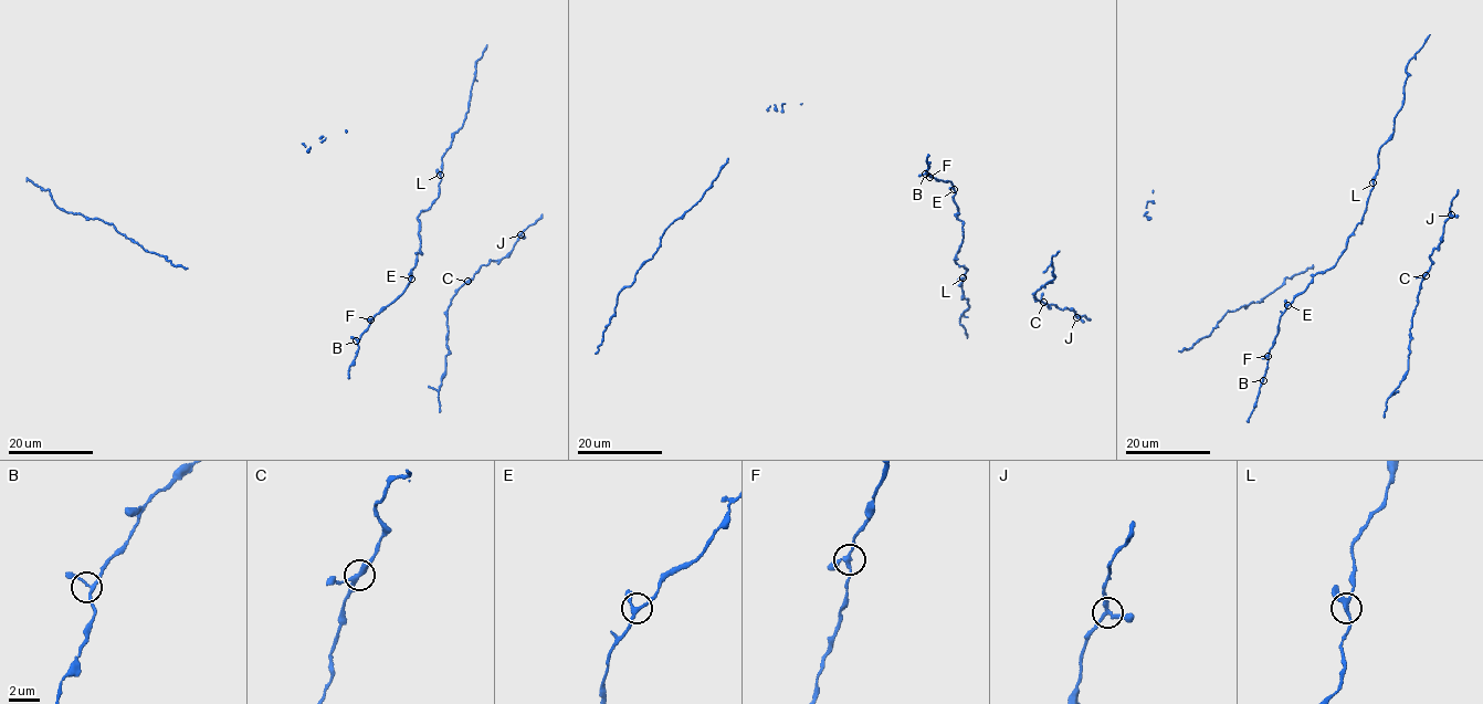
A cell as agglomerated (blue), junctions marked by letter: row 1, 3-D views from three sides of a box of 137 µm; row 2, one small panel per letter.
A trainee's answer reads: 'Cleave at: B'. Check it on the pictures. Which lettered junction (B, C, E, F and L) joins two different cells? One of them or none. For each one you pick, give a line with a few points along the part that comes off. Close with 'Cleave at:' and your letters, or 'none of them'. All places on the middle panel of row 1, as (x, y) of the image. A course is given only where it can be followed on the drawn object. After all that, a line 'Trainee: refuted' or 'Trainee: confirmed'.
Cleave at: none of them
Trainee: refuted

